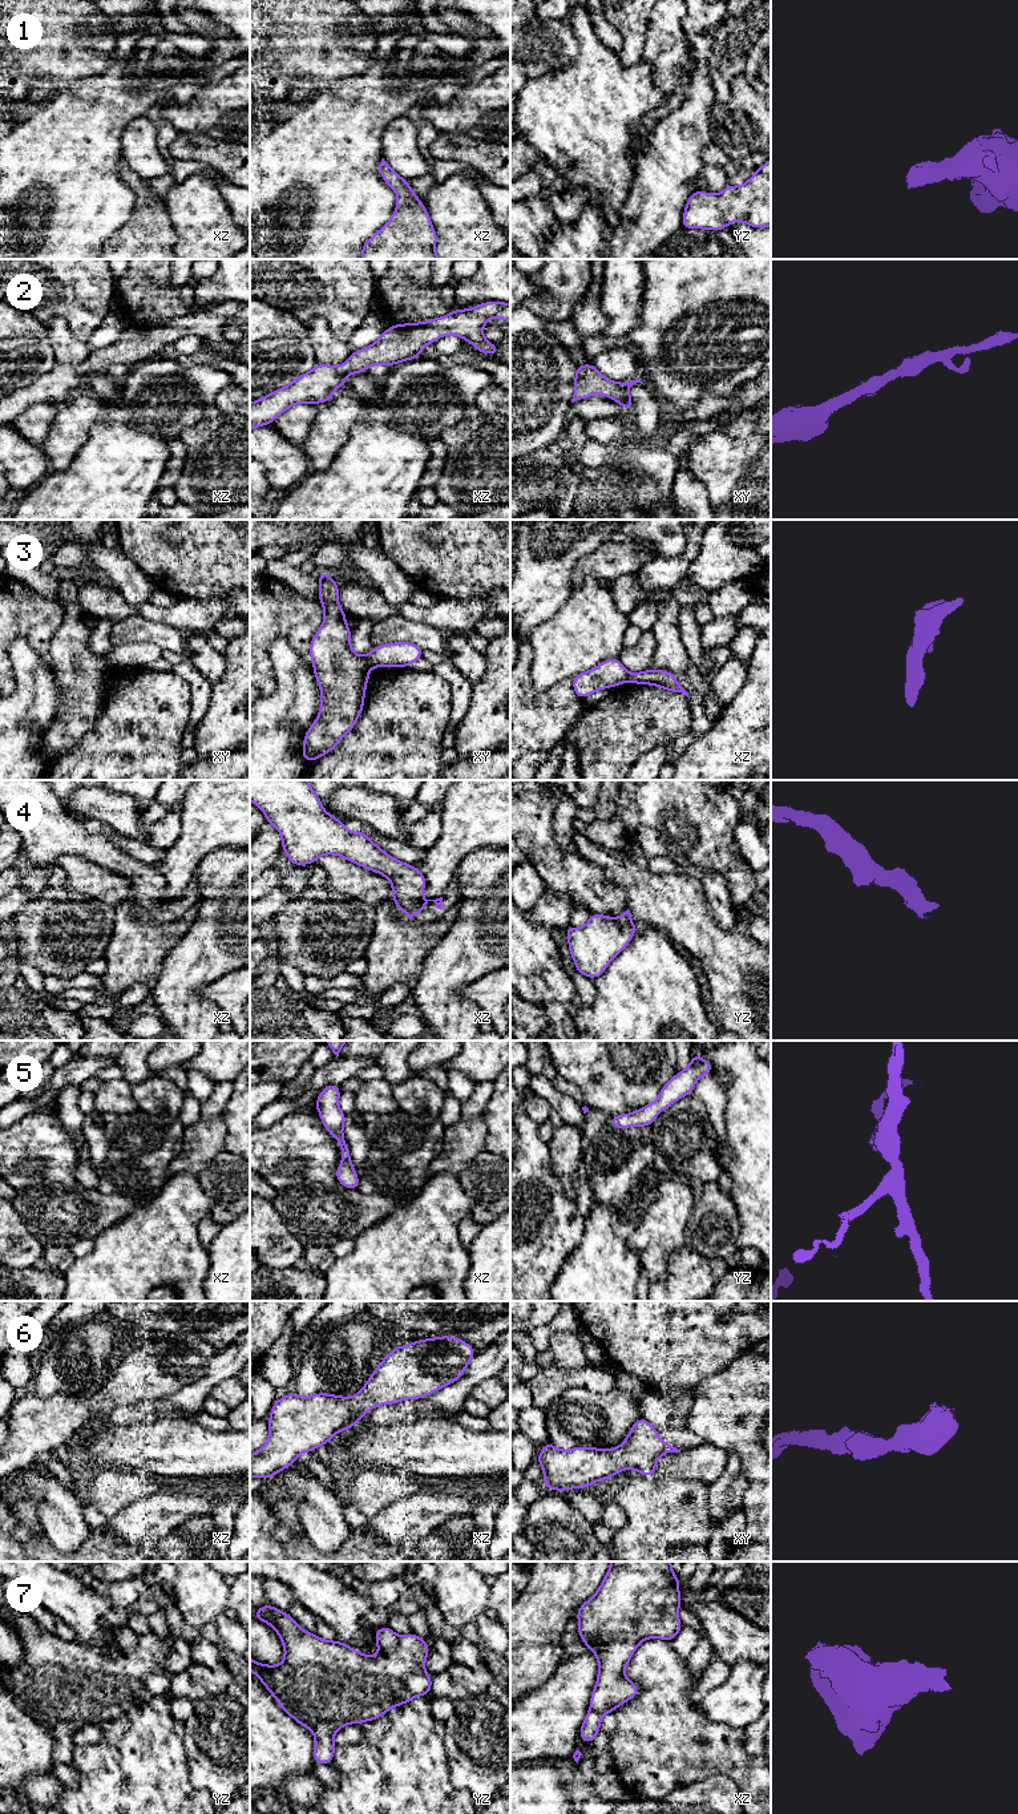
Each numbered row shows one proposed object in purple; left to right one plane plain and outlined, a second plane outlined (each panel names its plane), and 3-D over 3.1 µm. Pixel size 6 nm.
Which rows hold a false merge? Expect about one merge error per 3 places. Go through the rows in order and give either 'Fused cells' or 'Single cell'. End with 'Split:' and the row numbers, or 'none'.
1: Single cell
2: Single cell
3: Fused cells
4: Single cell
5: Single cell
6: Single cell
7: Single cell
Split: 3

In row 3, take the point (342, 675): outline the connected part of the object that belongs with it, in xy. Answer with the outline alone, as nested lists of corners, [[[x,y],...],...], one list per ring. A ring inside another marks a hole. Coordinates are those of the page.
[[[318,573],[324,619],[310,643],[314,674],[322,690],[320,711],[303,738],[304,761],[331,752],[363,712],[371,666],[354,653],[351,629],[339,605],[339,585],[330,573]]]

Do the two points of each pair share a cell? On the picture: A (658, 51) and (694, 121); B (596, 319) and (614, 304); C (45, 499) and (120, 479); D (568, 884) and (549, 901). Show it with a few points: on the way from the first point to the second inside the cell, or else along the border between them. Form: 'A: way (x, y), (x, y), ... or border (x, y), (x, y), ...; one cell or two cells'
A: border (694, 71), (685, 99), (659, 120); two cells
B: border (600, 282), (601, 310), (608, 319), (602, 332); two cells
C: way (64, 499), (97, 499), (101, 495); one cell
D: border (546, 887), (565, 897), (574, 906); two cells

